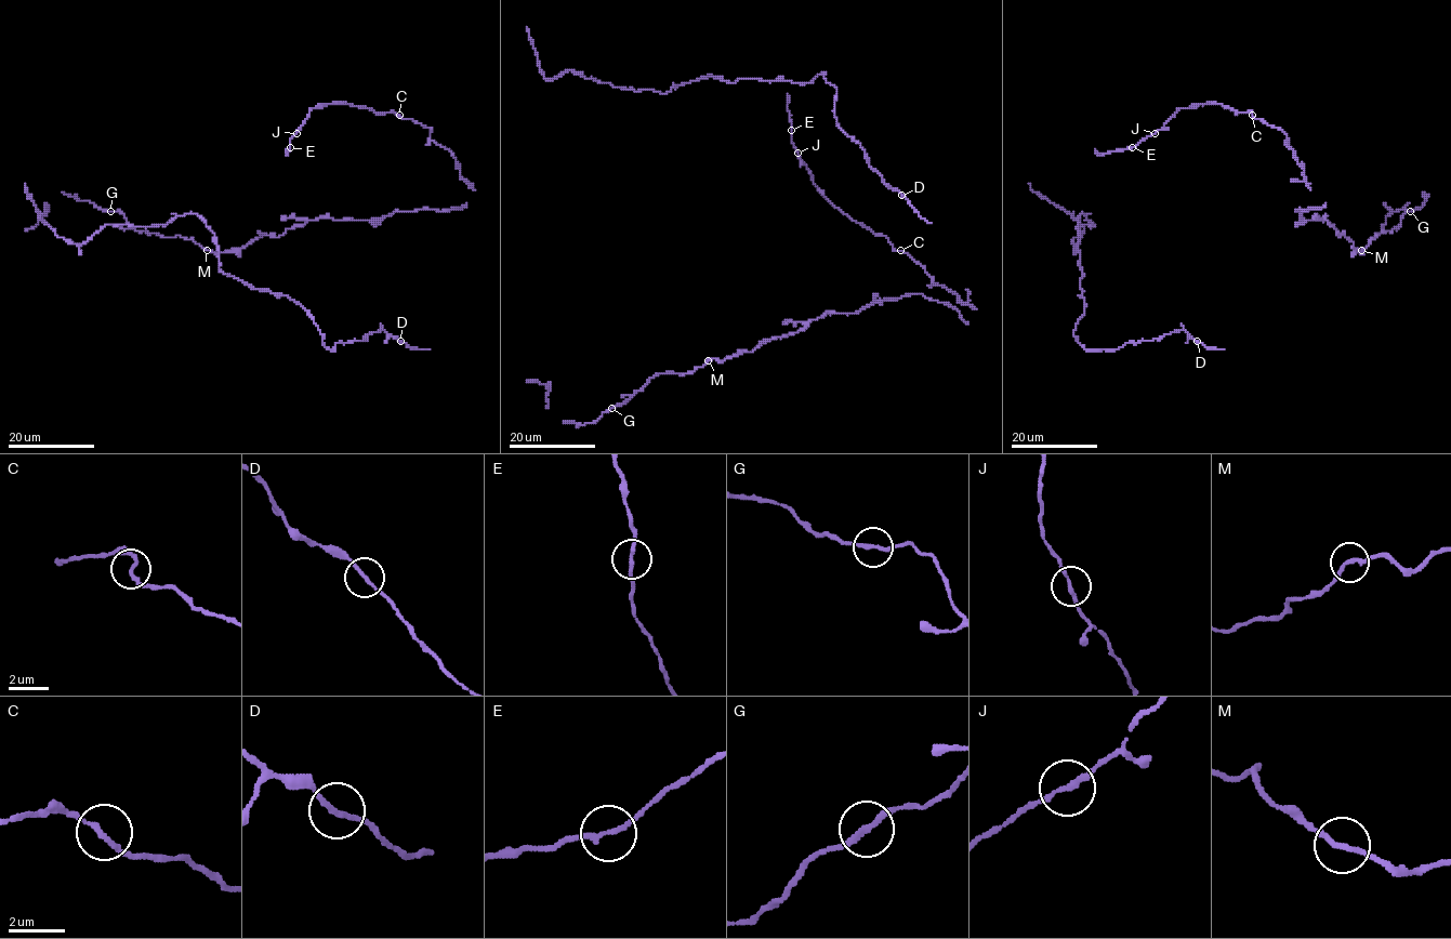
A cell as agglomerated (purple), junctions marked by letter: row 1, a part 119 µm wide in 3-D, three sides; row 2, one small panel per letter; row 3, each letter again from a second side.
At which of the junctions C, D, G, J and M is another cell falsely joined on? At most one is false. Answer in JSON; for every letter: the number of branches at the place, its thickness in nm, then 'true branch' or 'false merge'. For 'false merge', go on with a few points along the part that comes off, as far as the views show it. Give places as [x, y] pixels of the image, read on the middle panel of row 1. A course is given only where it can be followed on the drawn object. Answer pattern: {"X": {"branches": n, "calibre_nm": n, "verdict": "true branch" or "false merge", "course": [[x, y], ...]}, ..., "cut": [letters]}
{"C": {"branches": 2, "calibre_nm": 170, "verdict": "true branch"}, "D": {"branches": 2, "calibre_nm": 180, "verdict": "true branch"}, "G": {"branches": 2, "calibre_nm": 200, "verdict": "true branch"}, "J": {"branches": 2, "calibre_nm": 180, "verdict": "true branch"}, "M": {"branches": 2, "calibre_nm": 180, "verdict": "true branch"}, "cut": []}

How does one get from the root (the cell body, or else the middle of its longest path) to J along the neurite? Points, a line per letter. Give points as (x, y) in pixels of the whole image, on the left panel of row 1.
J: (398, 115), (393, 111), (379, 114), (344, 102), (318, 104), (310, 108), (295, 133)

